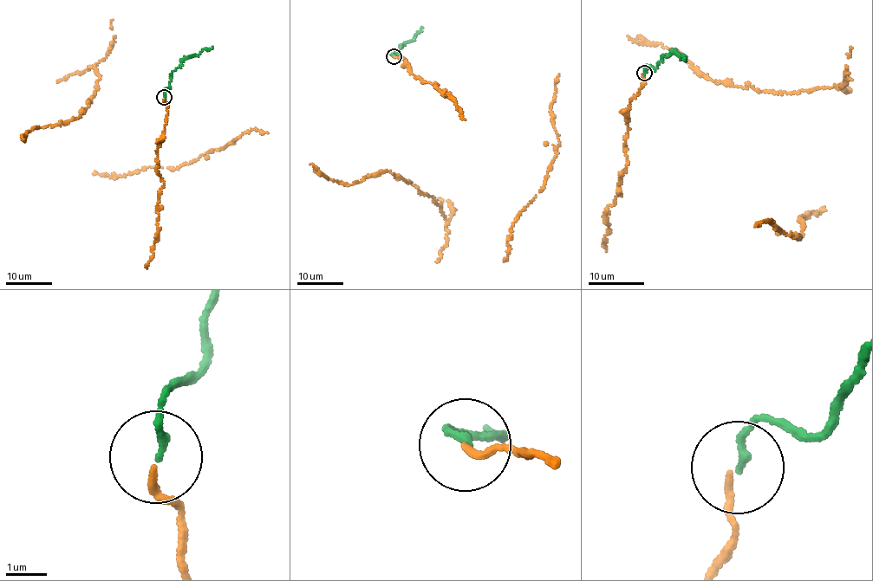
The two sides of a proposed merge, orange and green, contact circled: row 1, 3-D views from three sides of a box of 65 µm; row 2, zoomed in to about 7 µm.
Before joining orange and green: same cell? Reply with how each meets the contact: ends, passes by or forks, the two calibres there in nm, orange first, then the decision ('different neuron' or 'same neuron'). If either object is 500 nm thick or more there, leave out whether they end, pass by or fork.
orange ends | green ends | 170/170 nm | same neuron

